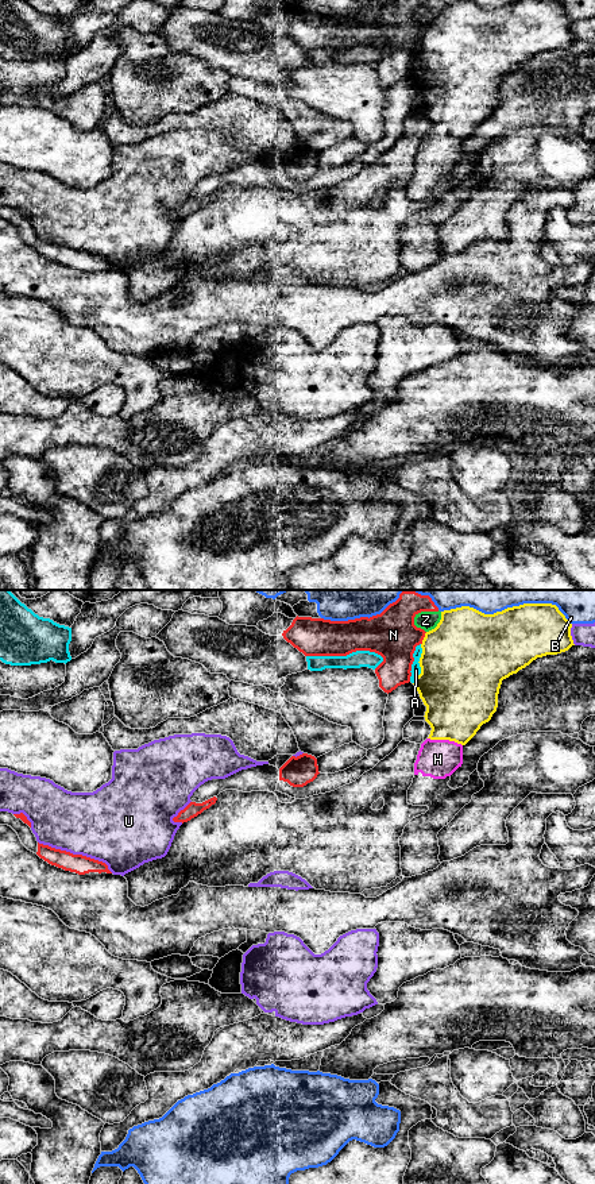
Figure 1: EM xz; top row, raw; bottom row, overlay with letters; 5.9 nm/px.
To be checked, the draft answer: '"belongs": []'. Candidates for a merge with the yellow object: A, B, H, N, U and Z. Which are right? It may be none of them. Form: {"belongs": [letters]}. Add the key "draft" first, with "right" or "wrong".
{"draft": "wrong", "belongs": ["H"]}

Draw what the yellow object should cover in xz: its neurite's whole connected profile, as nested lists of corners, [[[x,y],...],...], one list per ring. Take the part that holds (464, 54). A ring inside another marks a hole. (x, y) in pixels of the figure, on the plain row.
[[[519,0],[494,9],[461,1],[441,7],[437,22],[425,28],[418,57],[421,69],[413,80],[426,101],[424,112],[432,126],[418,146],[407,198],[428,201],[429,205],[413,213],[399,232],[403,273],[422,270],[441,259],[438,227],[484,182],[478,163],[463,182],[453,185],[448,177],[463,159],[463,142],[497,107],[502,76],[537,53],[568,46],[575,41],[571,23],[572,19],[556,0]]]

